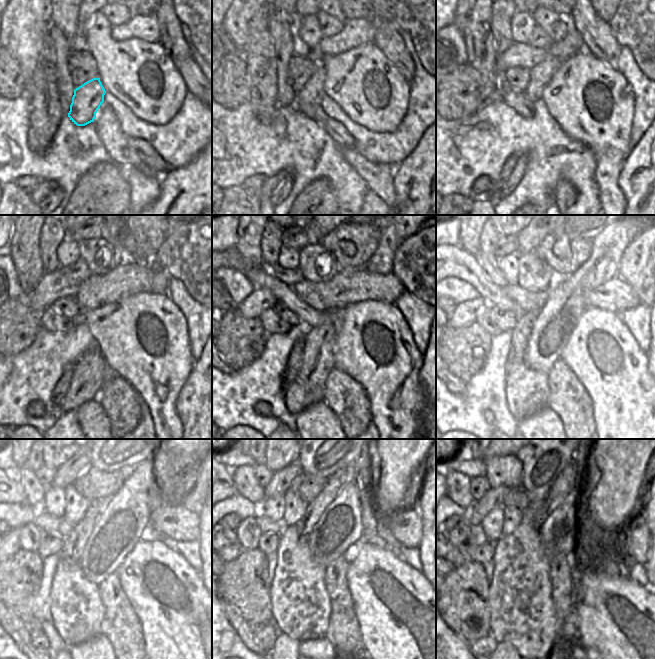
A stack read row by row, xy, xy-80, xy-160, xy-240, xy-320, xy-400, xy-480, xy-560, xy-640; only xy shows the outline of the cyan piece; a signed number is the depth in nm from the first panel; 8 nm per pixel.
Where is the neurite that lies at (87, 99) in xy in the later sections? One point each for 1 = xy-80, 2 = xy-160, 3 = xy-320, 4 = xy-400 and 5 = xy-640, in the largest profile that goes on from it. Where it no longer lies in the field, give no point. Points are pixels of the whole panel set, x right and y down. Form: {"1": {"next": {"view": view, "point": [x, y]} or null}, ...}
{"1": {"next": {"view": "xy-80", "point": [311, 95]}}, "2": {"next": {"view": "xy-160", "point": [540, 75]}}, "3": {"next": {"view": "xy-320", "point": [351, 285]}}, "4": {"next": {"view": "xy-400", "point": [616, 295]}}, "5": {"next": {"view": "xy-640", "point": [635, 536]}}}

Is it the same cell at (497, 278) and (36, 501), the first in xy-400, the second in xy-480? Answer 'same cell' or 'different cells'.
same cell

